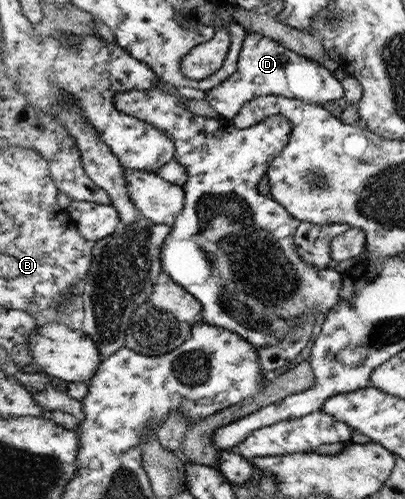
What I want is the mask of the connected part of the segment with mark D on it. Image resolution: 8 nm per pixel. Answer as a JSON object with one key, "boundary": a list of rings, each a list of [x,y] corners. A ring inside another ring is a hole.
{"boundary":[[[250,33],[246,37],[246,41],[244,41],[243,51],[238,61],[238,71],[228,77],[227,80],[224,80],[222,84],[218,84],[215,88],[206,91],[205,100],[216,110],[216,113],[219,113],[220,117],[225,120],[231,120],[239,115],[239,111],[244,104],[266,94],[296,98],[321,105],[326,101],[336,101],[336,99],[343,97],[343,87],[341,81],[334,77],[334,73],[327,66],[320,65],[319,62],[296,54],[294,51],[288,50],[283,43],[264,37],[261,33]]]}

